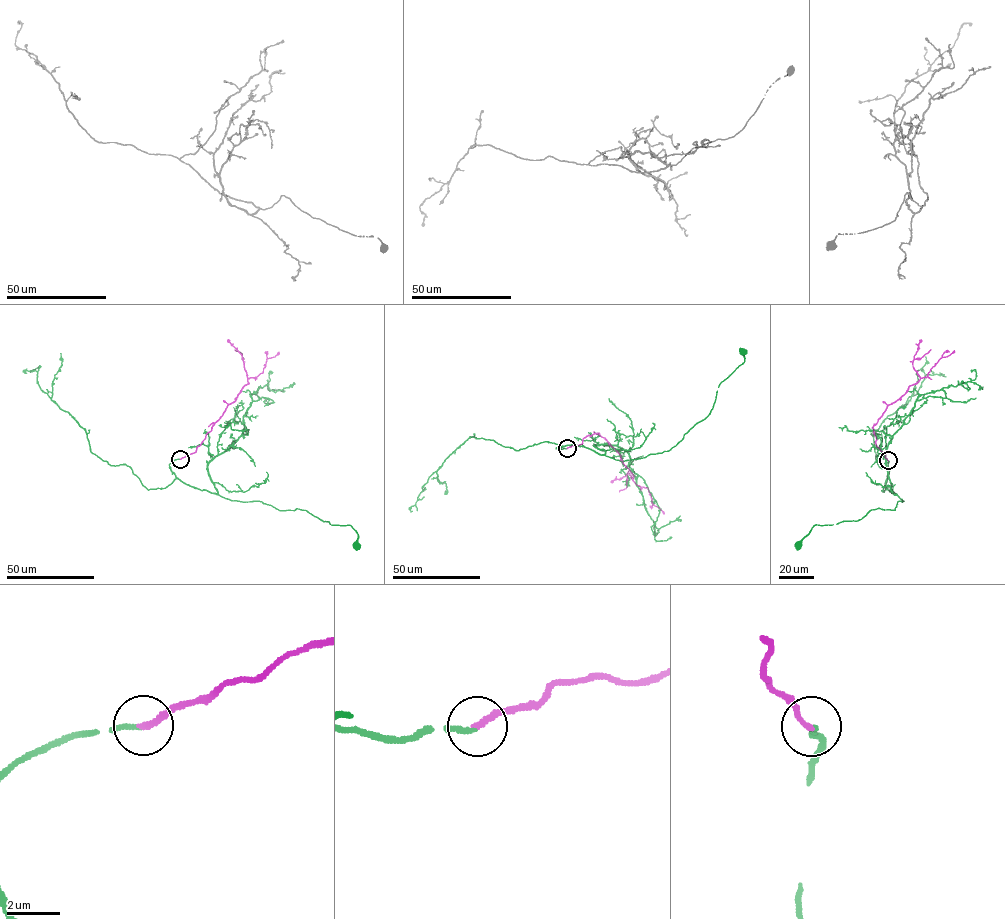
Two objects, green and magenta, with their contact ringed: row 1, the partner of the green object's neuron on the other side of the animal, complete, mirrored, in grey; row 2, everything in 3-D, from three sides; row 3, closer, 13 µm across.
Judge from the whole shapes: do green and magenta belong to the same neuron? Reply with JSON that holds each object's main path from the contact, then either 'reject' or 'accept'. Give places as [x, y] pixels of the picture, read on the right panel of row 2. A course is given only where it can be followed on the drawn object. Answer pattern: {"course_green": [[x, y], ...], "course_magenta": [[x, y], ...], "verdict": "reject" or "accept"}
{"course_green": [[888, 460], [885, 485], [903, 501], [898, 501], [894, 510], [877, 508], [856, 521], [815, 524], [798, 546]], "course_magenta": [[888, 460], [876, 446], [873, 426], [888, 405], [927, 376], [939, 360], [954, 350]], "verdict": "accept"}

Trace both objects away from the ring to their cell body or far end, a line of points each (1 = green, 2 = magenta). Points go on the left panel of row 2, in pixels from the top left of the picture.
1: (180, 459), (169, 468), (186, 484), (232, 500), (299, 508), (332, 525), (350, 525), (358, 534), (355, 546)
2: (180, 459), (196, 451), (247, 379), (262, 373), (266, 359), (279, 351)

